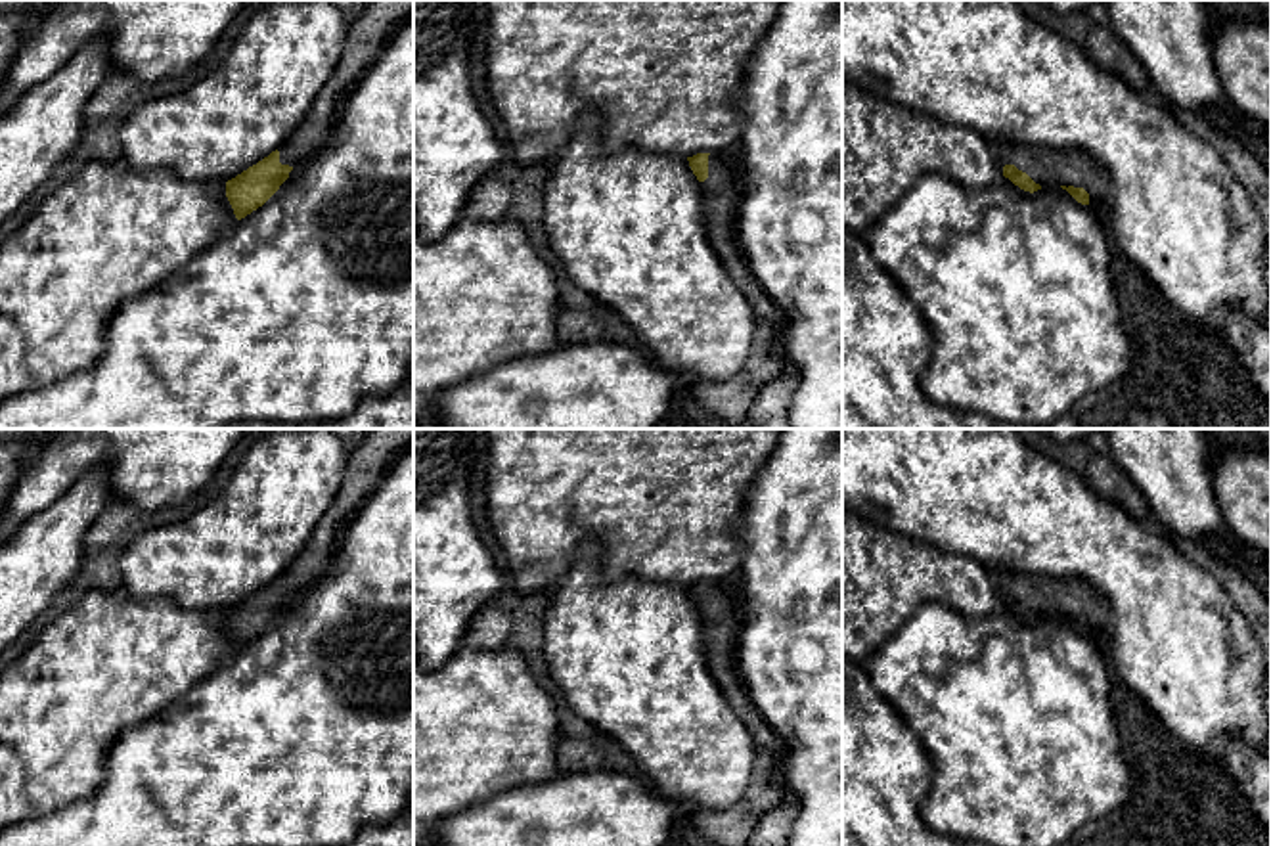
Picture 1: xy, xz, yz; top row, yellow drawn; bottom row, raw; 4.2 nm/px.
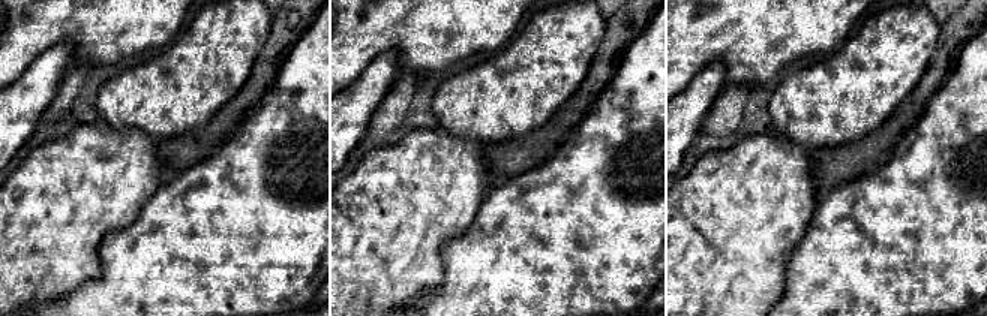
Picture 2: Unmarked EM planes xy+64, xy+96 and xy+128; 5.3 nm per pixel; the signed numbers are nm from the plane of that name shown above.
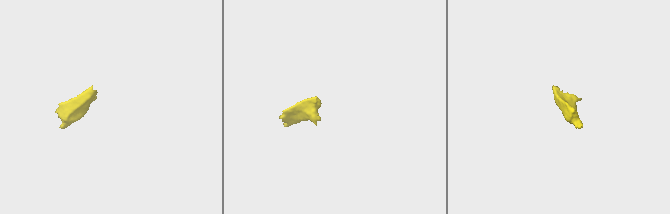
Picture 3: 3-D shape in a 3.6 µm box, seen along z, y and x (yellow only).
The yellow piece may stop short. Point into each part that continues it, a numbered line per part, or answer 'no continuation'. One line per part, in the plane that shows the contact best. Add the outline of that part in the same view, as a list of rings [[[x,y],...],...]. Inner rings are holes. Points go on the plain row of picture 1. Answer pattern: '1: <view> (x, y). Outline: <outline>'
1: yz (1048, 596). Outline: [[[1001,568],[993,574],[999,593],[1015,593],[1041,616],[1074,614],[1089,622],[1089,634],[1106,639],[1114,626],[1108,599],[1083,578],[1049,578]]]

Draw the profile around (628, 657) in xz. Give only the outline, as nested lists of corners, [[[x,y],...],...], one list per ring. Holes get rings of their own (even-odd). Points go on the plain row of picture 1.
[[[580,545],[565,584],[551,595],[544,620],[544,660],[569,708],[614,739],[639,766],[649,787],[680,806],[681,813],[722,812],[741,802],[758,746],[725,701],[706,666],[702,622],[687,586],[626,576],[601,580],[603,547]]]

